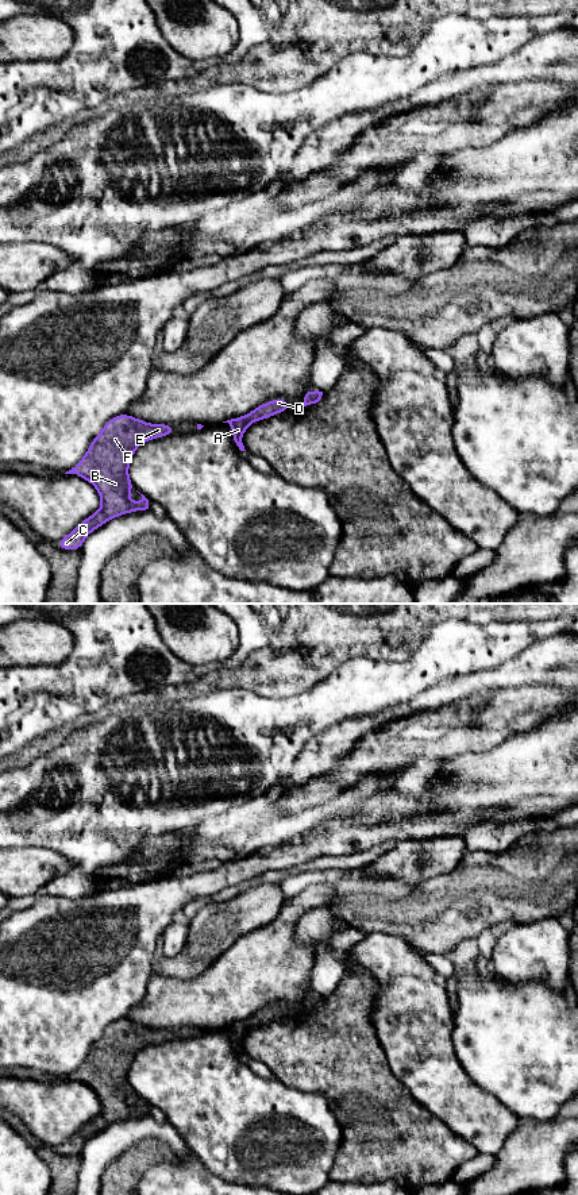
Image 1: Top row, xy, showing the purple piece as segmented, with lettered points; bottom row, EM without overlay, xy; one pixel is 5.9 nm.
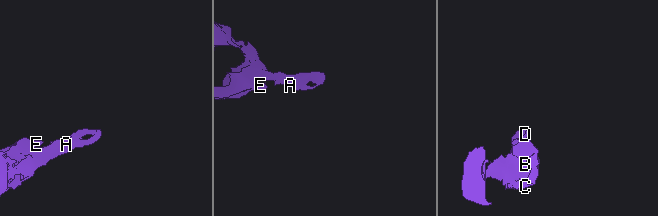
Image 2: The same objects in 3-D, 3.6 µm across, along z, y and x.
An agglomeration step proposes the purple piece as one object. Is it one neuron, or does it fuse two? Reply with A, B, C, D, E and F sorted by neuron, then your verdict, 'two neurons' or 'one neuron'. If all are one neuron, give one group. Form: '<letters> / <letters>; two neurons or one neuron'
A B C D E F; one neuron

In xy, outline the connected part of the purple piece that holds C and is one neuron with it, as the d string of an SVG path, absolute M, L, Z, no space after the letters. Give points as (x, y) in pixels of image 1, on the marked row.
M127 413L112 417L92 440L84 458L65 473L90 482L101 497L101 508L57 541L57 547L81 550L85 537L108 520L149 509L149 500L143 494L139 502L131 502L127 497L131 490L136 490L128 478L128 466L142 443L174 432L174 425L149 424Z

